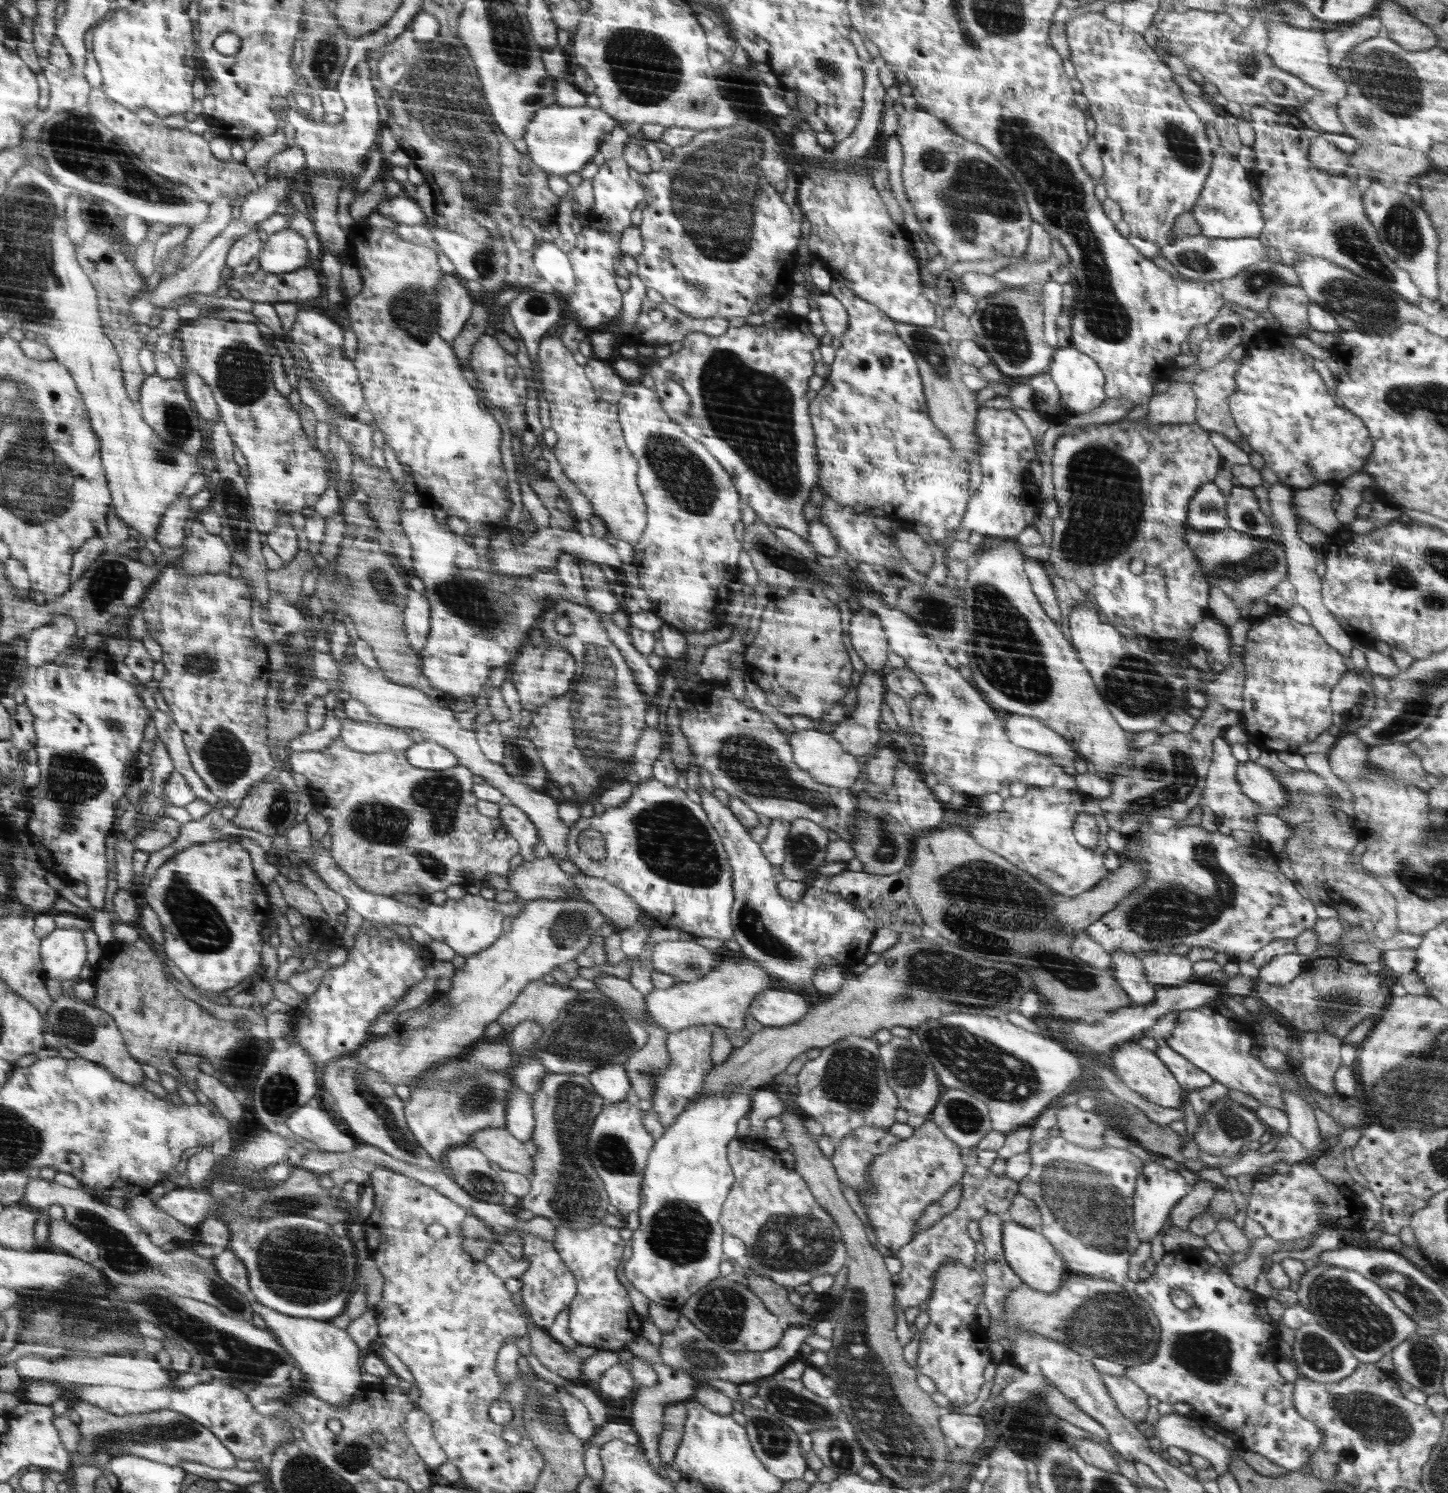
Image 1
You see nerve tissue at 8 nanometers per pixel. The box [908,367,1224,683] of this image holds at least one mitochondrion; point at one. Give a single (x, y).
(1106, 504)

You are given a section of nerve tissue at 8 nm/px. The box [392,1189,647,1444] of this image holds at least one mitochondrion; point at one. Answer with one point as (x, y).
(550, 1419)

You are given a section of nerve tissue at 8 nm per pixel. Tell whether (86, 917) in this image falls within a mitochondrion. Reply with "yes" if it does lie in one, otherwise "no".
no

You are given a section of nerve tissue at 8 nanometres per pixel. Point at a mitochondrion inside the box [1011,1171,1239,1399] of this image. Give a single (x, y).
(1109, 1323)

